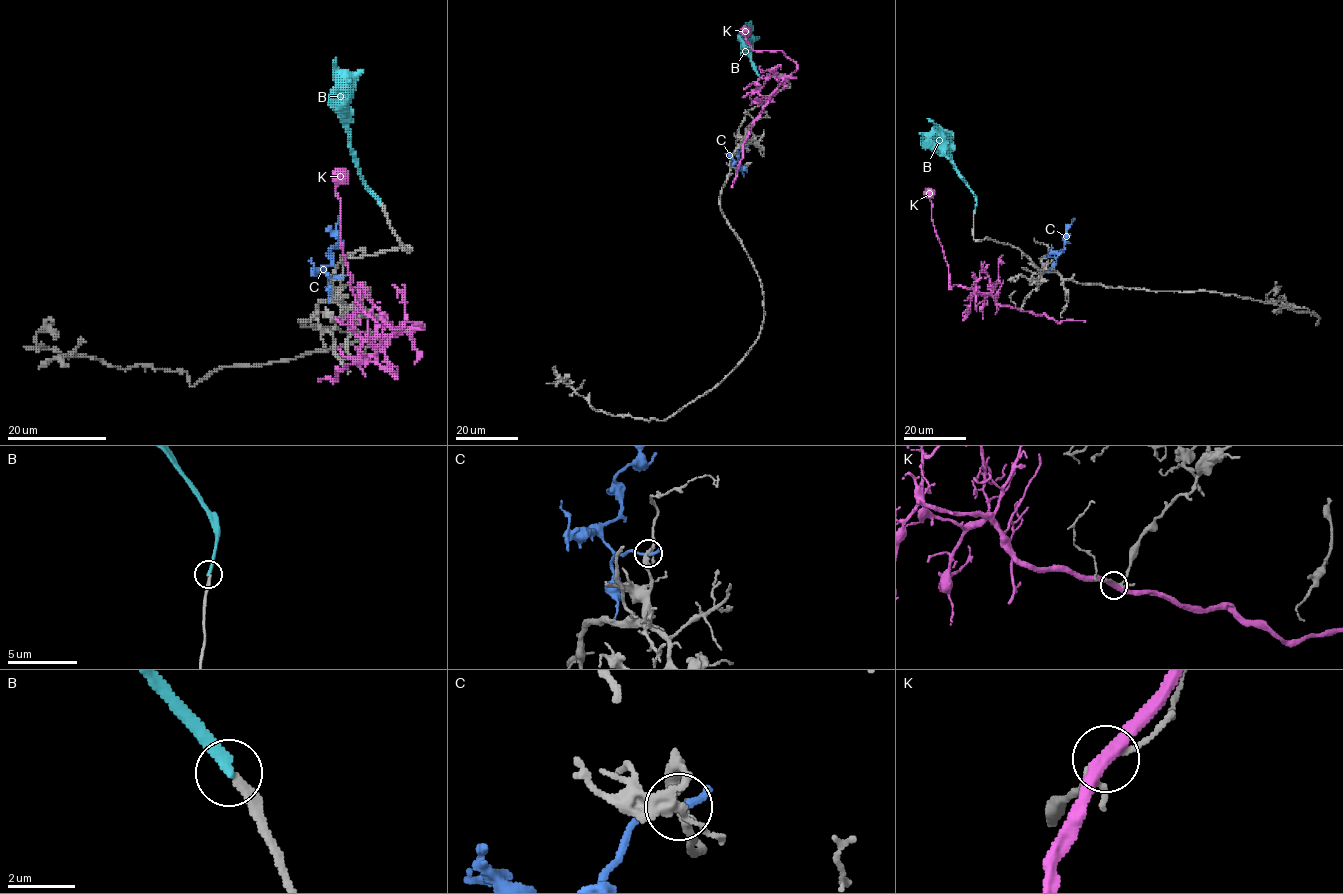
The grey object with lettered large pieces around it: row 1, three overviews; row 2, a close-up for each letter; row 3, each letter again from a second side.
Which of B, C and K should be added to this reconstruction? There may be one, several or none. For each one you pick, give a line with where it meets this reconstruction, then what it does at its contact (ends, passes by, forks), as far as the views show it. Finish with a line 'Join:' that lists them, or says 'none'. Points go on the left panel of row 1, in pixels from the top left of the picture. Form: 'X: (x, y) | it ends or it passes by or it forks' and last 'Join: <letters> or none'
Join: none

